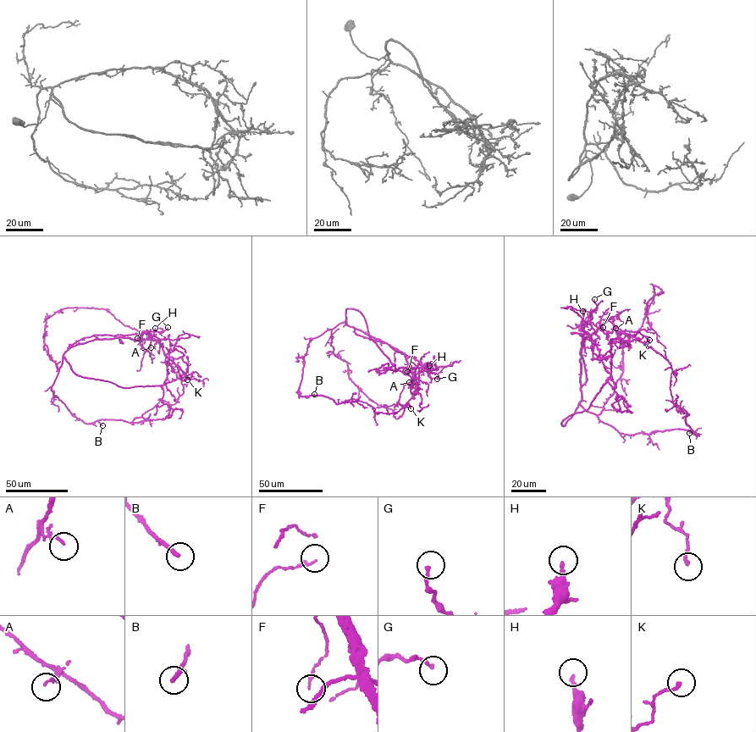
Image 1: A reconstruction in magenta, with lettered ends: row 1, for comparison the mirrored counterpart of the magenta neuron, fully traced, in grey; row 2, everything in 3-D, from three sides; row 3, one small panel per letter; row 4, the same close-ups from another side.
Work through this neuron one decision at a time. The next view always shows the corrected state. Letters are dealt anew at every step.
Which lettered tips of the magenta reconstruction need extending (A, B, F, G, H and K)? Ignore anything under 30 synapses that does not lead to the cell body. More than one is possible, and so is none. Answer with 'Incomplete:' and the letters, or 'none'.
Incomplete: none

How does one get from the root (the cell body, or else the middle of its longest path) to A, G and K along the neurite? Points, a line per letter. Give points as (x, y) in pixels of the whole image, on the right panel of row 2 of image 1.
A: (604, 408), (596, 414), (580, 403), (580, 352), (583, 339), (606, 320), (615, 328)
G: (604, 408), (596, 414), (580, 403), (586, 378), (579, 352), (583, 344), (584, 324), (597, 309), (594, 299)
K: (604, 408), (596, 414), (580, 403), (583, 339), (612, 317), (616, 332), (631, 335), (646, 345), (649, 340)

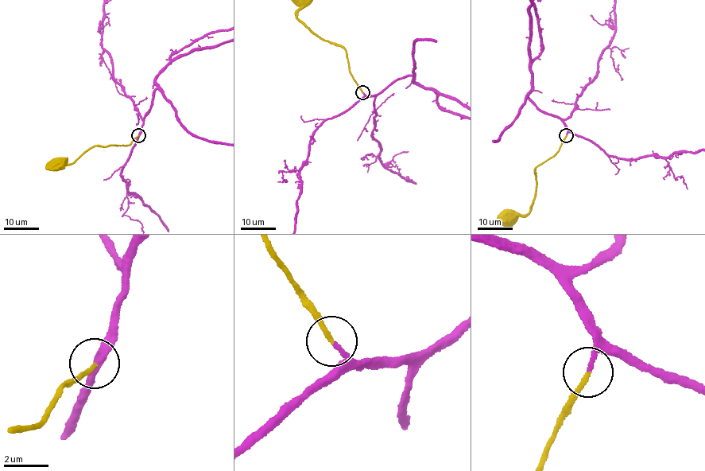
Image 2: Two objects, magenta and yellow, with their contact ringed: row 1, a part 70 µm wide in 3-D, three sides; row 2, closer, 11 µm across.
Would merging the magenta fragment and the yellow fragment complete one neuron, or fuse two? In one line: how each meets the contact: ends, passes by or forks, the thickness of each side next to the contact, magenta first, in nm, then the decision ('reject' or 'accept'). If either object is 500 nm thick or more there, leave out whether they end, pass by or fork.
magenta ends | yellow ends | 180/170 nm | accept

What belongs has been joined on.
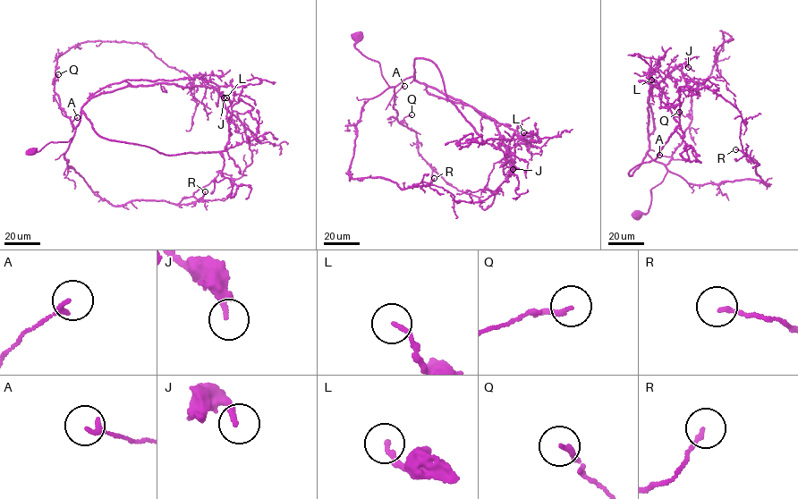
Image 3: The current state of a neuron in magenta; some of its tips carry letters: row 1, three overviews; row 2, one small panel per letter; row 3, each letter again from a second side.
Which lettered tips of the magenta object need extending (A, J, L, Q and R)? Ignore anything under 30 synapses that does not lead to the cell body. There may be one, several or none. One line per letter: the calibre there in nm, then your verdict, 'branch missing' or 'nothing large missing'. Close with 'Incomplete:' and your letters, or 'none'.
A: calibre 160 nm; nothing large missing
J: calibre 200 nm; branch missing
L: calibre 150 nm; nothing large missing
Q: calibre 180 nm; nothing large missing
R: calibre 140 nm; nothing large missing
Incomplete: J

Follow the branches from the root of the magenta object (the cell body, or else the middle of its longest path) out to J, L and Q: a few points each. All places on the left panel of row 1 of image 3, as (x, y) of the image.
J: (31, 152), (51, 142), (68, 141), (79, 124), (81, 106), (104, 92), (166, 83), (216, 88), (224, 97)
L: (31, 152), (68, 141), (82, 113), (111, 140), (168, 155), (220, 152), (232, 112), (226, 97)
Q: (31, 152), (51, 142), (67, 142), (74, 136), (74, 127), (55, 92), (53, 81), (58, 74)

